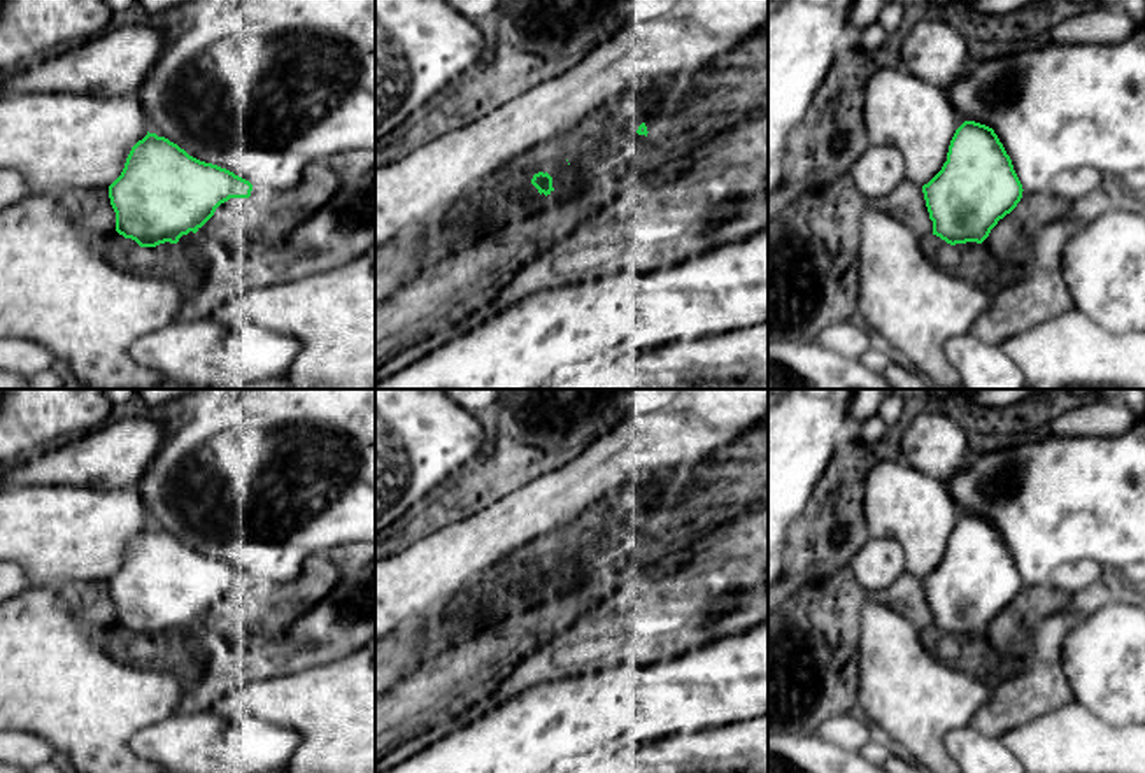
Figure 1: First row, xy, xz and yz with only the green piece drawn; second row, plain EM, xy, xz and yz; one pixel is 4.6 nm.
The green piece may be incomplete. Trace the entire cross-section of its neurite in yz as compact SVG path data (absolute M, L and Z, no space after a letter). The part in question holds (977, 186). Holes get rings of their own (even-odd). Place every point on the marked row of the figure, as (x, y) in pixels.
M964 121L942 170L922 186L933 235L950 245L982 244L1022 198L1022 184L992 128Z

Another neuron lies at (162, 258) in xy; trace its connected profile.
M117 231L100 240L102 251L109 263L121 270L146 272L160 275L170 272L174 265L174 251L170 244L160 244L153 249L151 256L140 256L142 247L132 240L124 238Z

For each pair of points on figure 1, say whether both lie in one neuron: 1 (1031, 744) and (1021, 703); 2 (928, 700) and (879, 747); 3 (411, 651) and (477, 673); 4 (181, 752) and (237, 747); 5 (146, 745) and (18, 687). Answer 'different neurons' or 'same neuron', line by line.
1: different neurons
2: different neurons
3: different neurons
4: same neuron
5: different neurons

